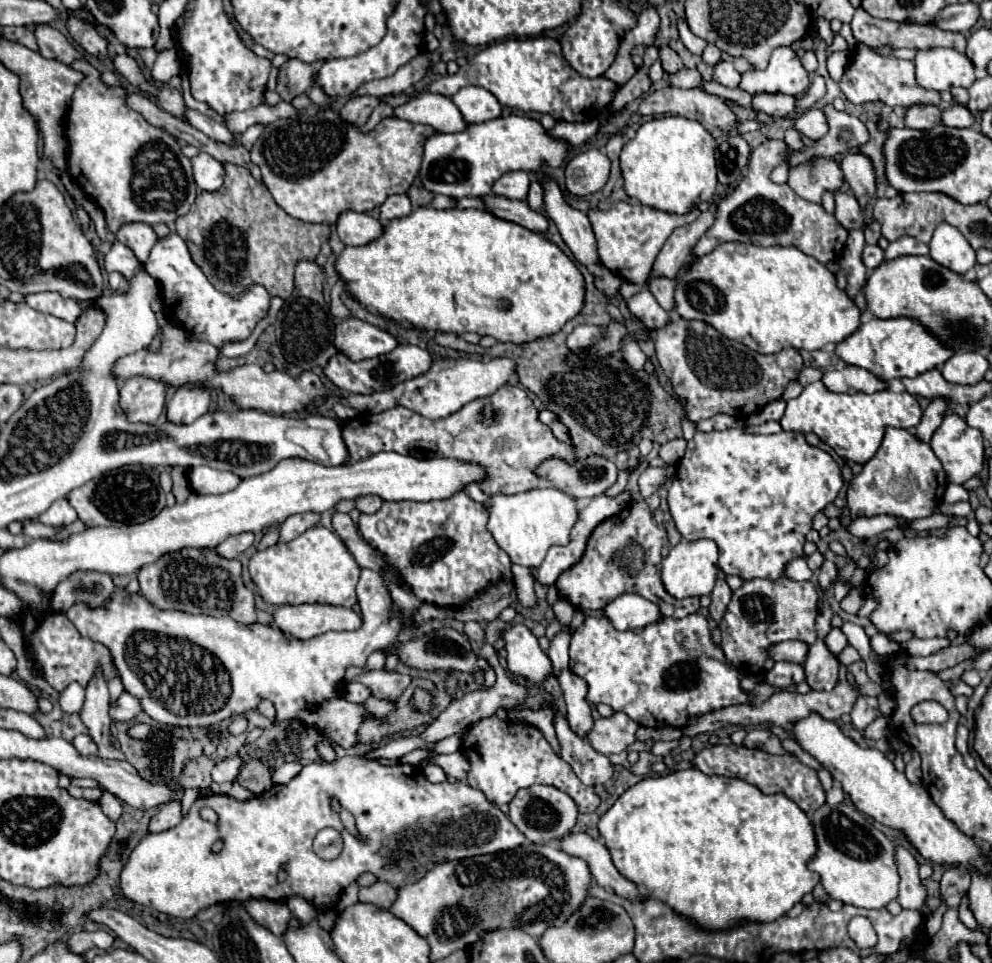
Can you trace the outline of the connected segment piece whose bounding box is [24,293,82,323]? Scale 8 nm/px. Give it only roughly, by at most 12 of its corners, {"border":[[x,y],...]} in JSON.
{"border":[[34,293],[24,301],[36,311],[74,323],[82,313],[76,301],[58,293]]}

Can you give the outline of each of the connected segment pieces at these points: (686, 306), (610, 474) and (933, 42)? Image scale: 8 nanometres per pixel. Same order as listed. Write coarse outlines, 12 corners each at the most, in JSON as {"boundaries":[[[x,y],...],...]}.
{"boundaries":[[[722,243],[676,313],[758,353],[822,349],[860,311],[796,247]],[[590,455],[568,463],[550,457],[534,473],[562,493],[598,497],[618,469]],[[862,7],[850,23],[868,45],[966,49],[962,33],[934,25],[898,25]]]}

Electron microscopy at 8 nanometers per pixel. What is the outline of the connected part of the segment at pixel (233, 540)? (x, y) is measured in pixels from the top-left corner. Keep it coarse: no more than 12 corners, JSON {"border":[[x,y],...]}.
{"border":[[252,533],[228,537],[214,551],[236,559],[252,545]]}

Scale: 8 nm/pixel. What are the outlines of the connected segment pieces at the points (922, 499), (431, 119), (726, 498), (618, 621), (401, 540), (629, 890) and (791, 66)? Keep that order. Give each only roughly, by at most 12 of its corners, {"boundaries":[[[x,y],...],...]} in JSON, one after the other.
{"boundaries":[[[888,427],[850,481],[852,519],[934,513],[948,481],[930,445]],[[416,93],[394,117],[442,133],[466,127],[448,97]],[[696,433],[682,539],[776,581],[842,487],[802,433]],[[624,593],[604,615],[618,631],[642,629],[662,615],[652,601]],[[466,493],[384,501],[362,537],[420,601],[458,607],[510,557]],[[568,833],[564,853],[584,859],[594,881],[606,891],[644,897],[614,867],[602,841]],[[790,47],[766,69],[742,73],[740,89],[800,97],[810,73]]]}

